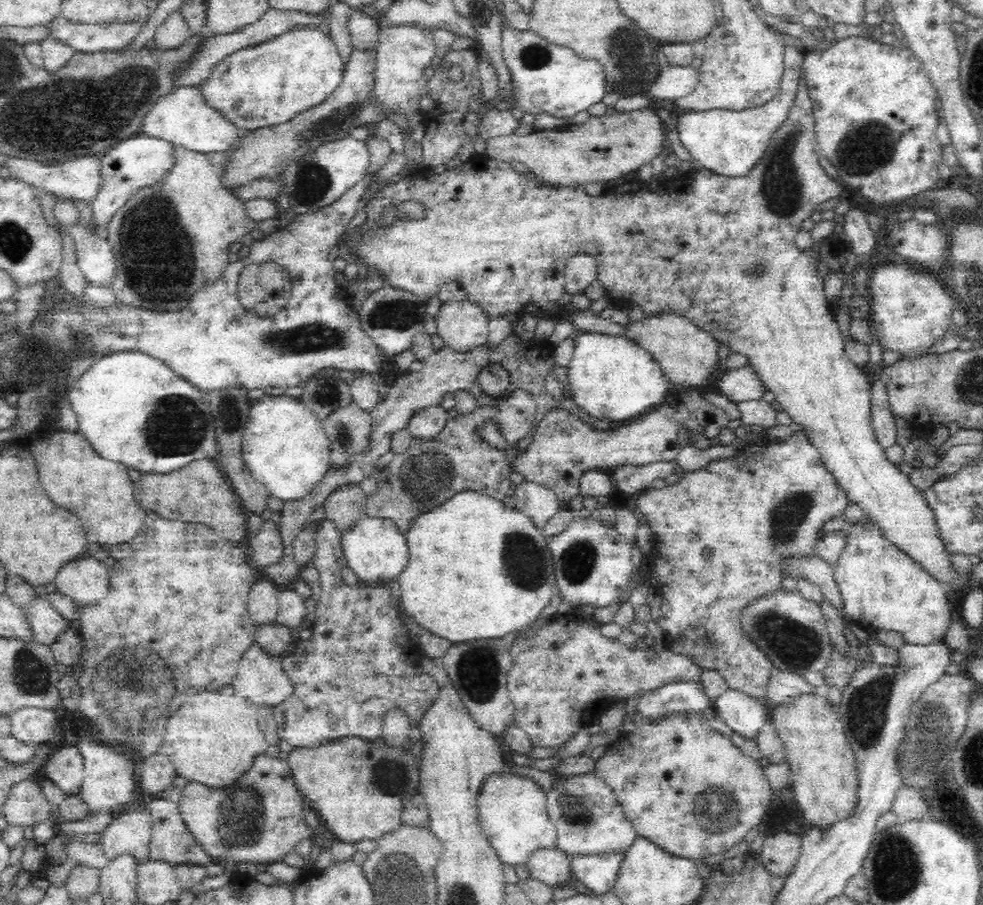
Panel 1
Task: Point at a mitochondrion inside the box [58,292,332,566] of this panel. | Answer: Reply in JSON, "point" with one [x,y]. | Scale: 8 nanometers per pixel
{"point":[177,426]}

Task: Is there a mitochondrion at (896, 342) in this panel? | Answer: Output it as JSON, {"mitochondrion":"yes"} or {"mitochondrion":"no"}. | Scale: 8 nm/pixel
{"mitochondrion":"no"}

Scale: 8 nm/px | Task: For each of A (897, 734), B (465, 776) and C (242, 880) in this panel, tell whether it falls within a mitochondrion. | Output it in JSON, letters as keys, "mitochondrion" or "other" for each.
{"A":"mitochondrion","B":"other","C":"other"}

